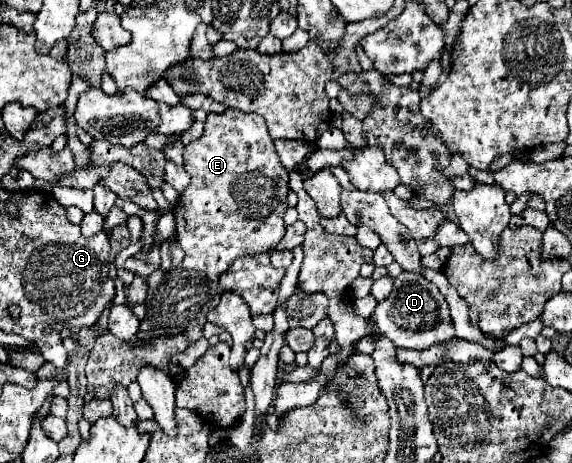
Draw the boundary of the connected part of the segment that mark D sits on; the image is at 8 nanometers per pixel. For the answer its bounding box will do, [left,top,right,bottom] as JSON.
[373,271,455,351]

